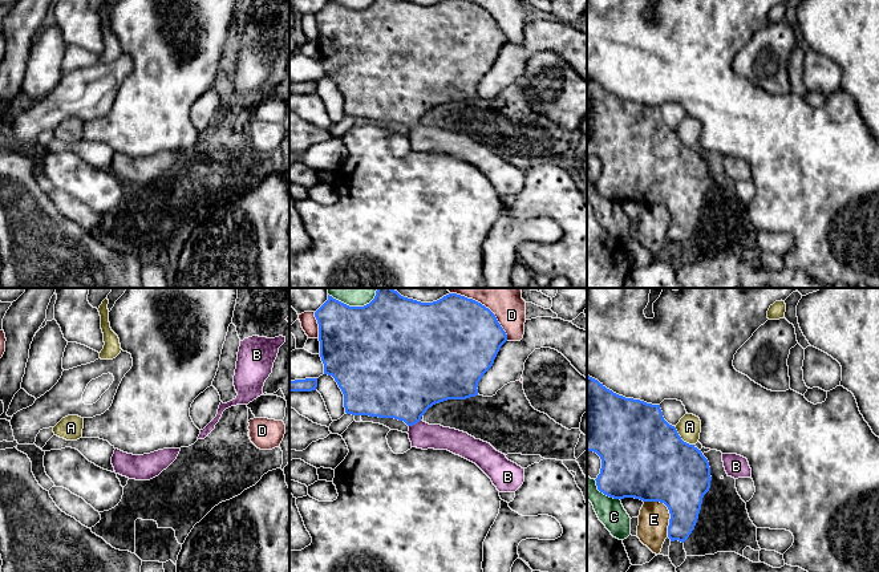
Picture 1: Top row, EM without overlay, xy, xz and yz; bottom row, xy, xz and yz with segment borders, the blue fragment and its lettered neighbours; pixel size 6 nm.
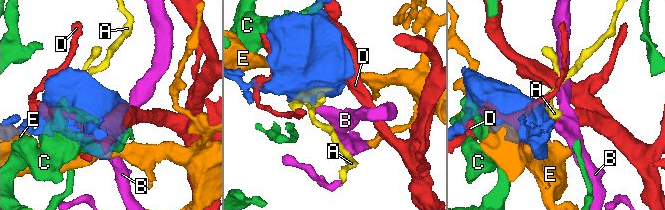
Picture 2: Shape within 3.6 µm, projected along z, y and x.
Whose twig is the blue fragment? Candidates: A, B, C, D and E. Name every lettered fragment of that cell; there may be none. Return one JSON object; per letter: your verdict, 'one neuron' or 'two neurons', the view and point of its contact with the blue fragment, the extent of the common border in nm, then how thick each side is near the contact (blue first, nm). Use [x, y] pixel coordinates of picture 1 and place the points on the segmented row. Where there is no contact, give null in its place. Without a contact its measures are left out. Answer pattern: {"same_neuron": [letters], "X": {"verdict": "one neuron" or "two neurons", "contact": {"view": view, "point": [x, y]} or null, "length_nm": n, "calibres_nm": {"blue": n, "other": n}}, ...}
{"same_neuron": ["B"], "A": {"verdict": "two neurons", "contact": {"view": "yz", "point": [681, 439]}, "length_nm": 160, "calibres_nm": {"blue": 500, "other": 140}}, "B": {"verdict": "one neuron", "contact": {"view": "xz", "point": [414, 424]}, "length_nm": 80, "calibres_nm": {"blue": 420, "other": 160}}, "C": {"verdict": "two neurons", "contact": {"view": "xz", "point": [355, 307]}, "length_nm": 300, "calibres_nm": {"blue": 500, "other": 220}}, "D": {"verdict": "two neurons", "contact": {"view": "xz", "point": [483, 305]}, "length_nm": 460, "calibres_nm": {"blue": 500, "other": 280}}, "E": {"verdict": "two neurons", "contact": {"view": "yz", "point": [669, 511]}, "length_nm": 260, "calibres_nm": {"blue": 400, "other": 190}}}

